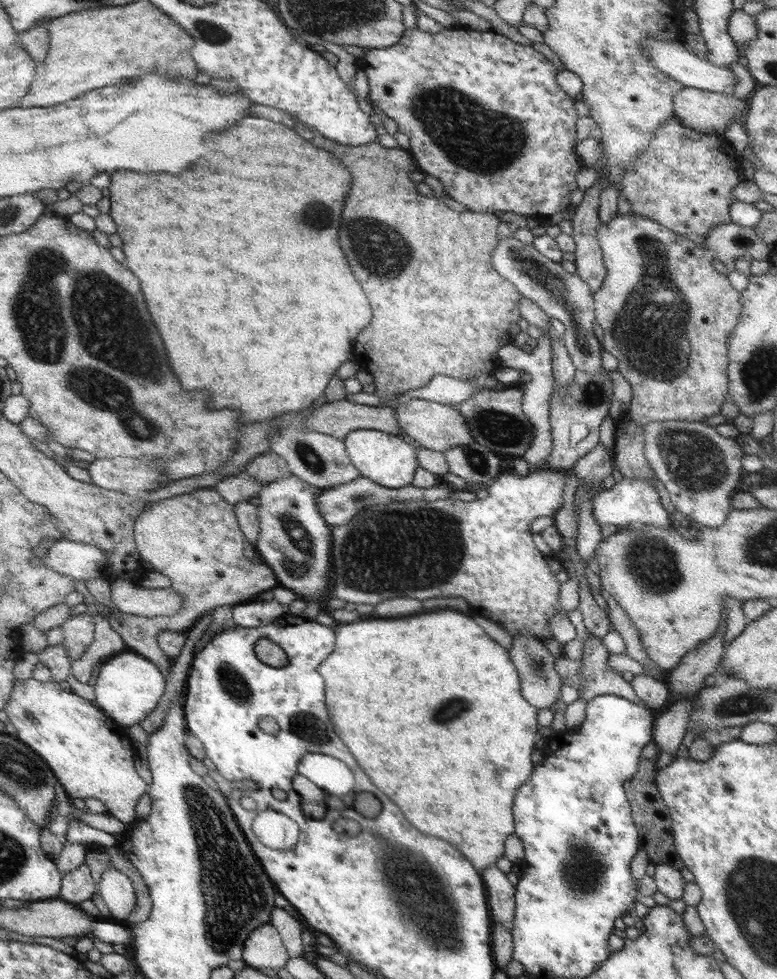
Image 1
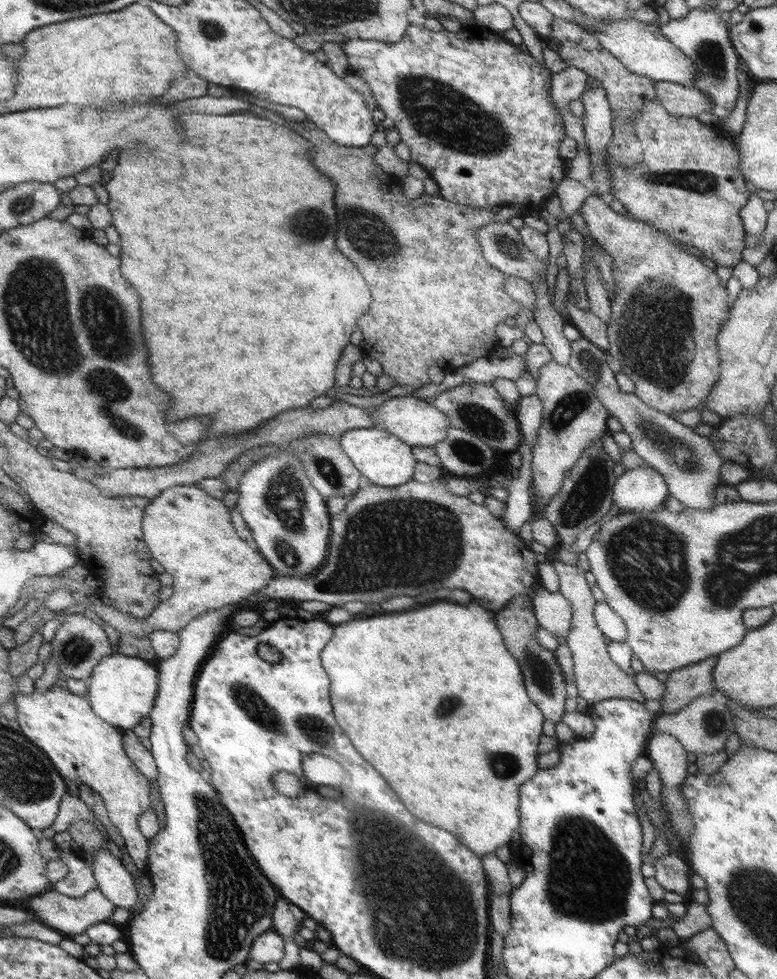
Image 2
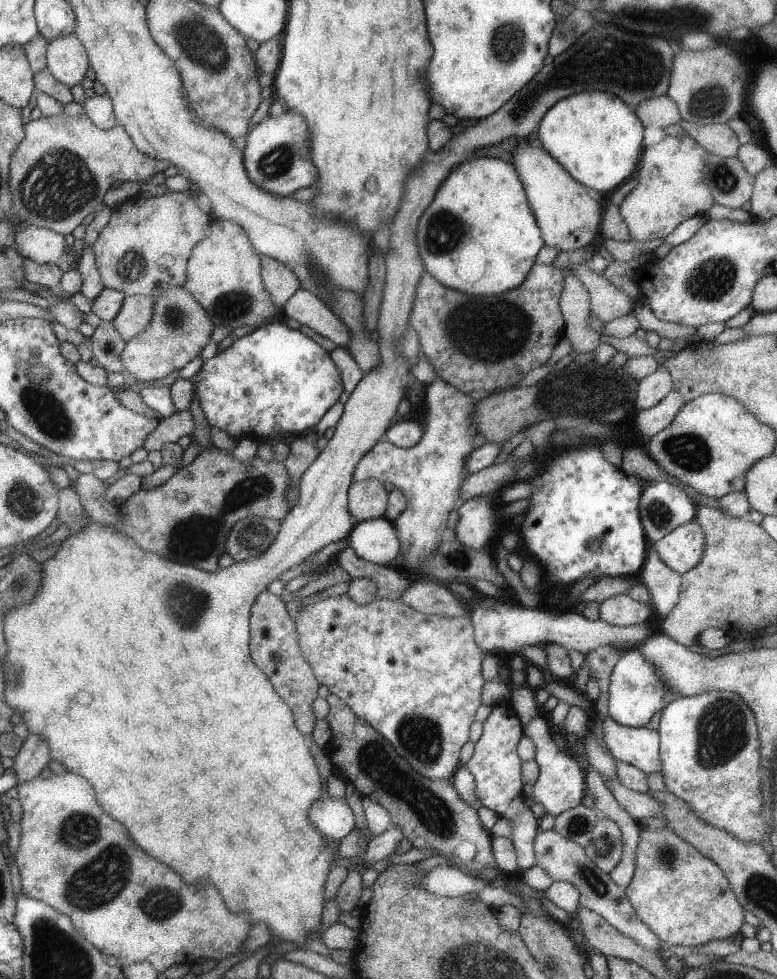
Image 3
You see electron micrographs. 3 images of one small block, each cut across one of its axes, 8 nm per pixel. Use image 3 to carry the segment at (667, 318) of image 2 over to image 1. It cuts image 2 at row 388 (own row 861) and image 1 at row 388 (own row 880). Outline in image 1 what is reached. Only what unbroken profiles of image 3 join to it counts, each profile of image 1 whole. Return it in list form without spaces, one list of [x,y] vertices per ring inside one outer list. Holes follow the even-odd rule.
[[[630,212],[629,214],[617,214],[609,223],[598,223],[598,243],[602,252],[602,259],[606,273],[602,285],[593,293],[594,297],[594,322],[599,324],[603,330],[603,340],[601,340],[602,350],[612,354],[617,361],[617,370],[621,376],[629,383],[631,389],[631,398],[628,409],[624,415],[619,417],[619,422],[614,425],[613,432],[613,466],[625,480],[643,480],[654,487],[654,470],[650,468],[649,462],[645,456],[645,441],[642,436],[641,426],[656,421],[690,421],[696,422],[705,420],[708,416],[719,414],[721,404],[727,400],[727,391],[729,390],[729,377],[726,375],[726,368],[729,363],[729,353],[727,352],[727,339],[731,331],[738,324],[739,315],[742,312],[741,293],[735,290],[725,278],[725,274],[717,274],[715,268],[711,268],[711,259],[703,246],[681,236],[679,233],[671,232],[671,229],[659,225],[657,221],[649,220],[645,216],[637,216]]]

